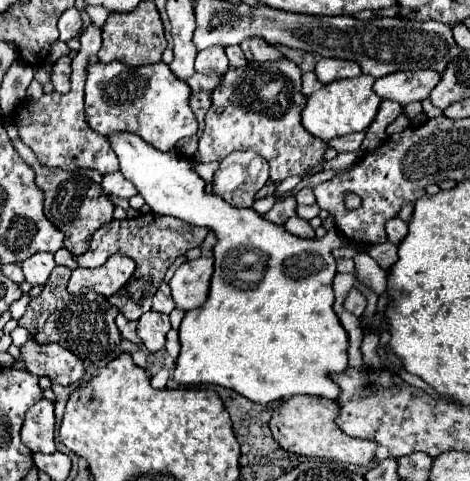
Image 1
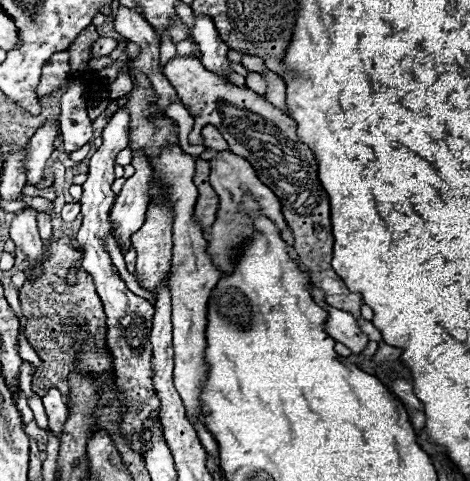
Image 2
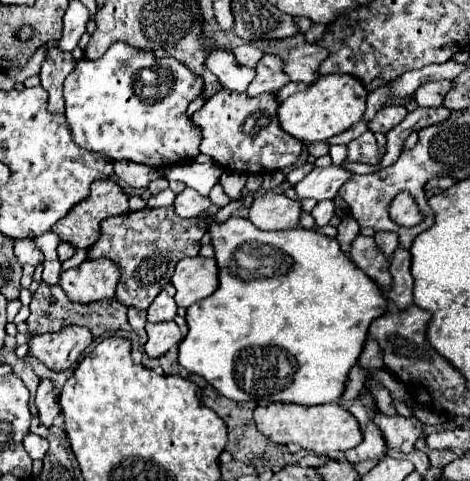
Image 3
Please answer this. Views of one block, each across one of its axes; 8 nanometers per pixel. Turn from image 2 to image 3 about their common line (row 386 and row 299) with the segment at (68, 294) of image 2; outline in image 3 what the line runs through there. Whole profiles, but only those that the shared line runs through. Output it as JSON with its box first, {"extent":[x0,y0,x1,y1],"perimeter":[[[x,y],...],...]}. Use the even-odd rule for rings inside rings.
{"extent":[28,282,128,338],"perimeter":[[[44,282],[40,284],[40,288],[34,292],[32,302],[30,302],[30,318],[28,318],[28,326],[32,334],[44,334],[44,332],[58,332],[64,326],[70,324],[80,324],[80,326],[88,326],[90,332],[96,338],[102,338],[110,332],[120,330],[122,326],[126,326],[128,318],[126,318],[126,306],[118,300],[100,300],[100,302],[90,302],[90,304],[74,304],[68,300],[68,296],[64,294],[64,290],[60,286],[46,286]]]}

